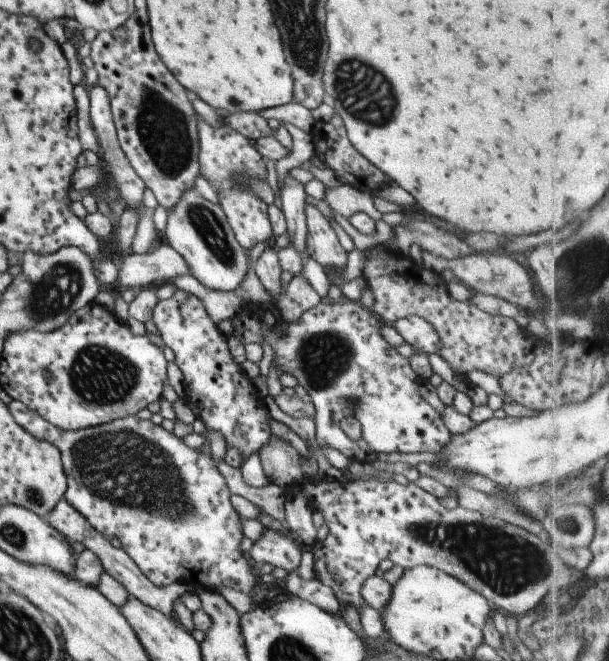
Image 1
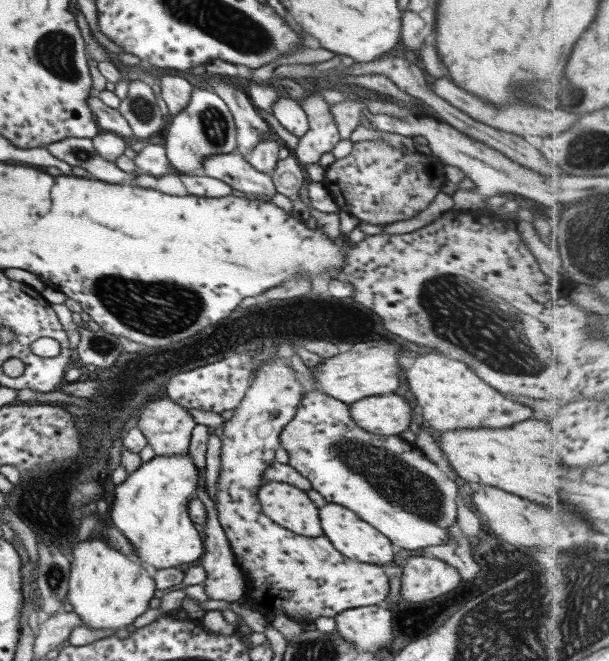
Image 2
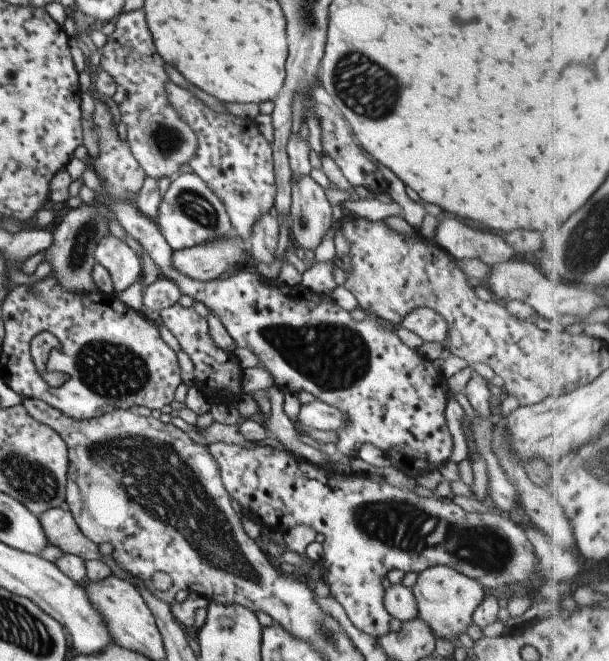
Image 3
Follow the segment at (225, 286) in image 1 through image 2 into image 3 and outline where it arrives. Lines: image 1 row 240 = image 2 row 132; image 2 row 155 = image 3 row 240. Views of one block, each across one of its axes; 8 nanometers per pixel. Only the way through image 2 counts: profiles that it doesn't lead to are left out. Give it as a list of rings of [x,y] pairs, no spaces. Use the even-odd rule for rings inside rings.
[[[182,173],[173,177],[158,204],[155,222],[173,251],[205,244],[215,238],[227,238],[233,231],[223,205],[195,173]]]

